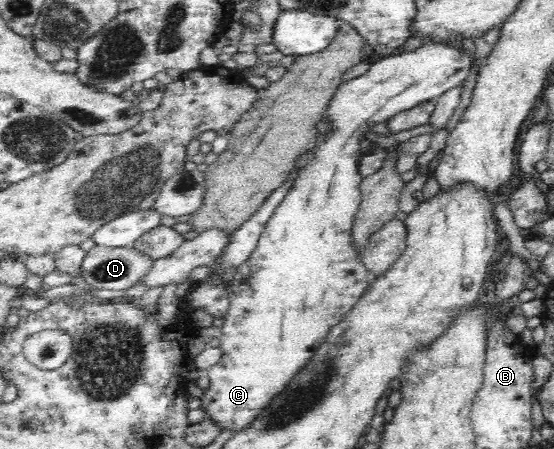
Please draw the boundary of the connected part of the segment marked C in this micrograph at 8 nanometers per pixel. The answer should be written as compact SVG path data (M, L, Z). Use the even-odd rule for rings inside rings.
M438 41L435 43L426 42L420 45L420 48L410 50L410 52L402 52L402 54L396 54L396 56L390 55L387 57L378 58L376 62L370 63L368 70L357 76L352 80L343 80L336 89L336 92L332 95L332 98L328 101L328 106L325 108L324 121L330 126L330 132L317 132L313 145L308 147L301 155L296 159L293 164L293 170L291 172L291 185L289 186L288 192L284 195L284 198L280 201L280 204L276 208L276 211L272 213L272 217L266 222L265 228L262 231L262 235L258 240L258 245L253 250L252 255L244 263L237 266L237 272L234 279L229 284L230 294L230 306L226 316L224 316L224 322L221 326L222 334L219 336L221 342L219 348L223 351L223 356L220 364L212 366L206 371L206 375L209 377L210 386L204 390L204 394L200 400L202 402L202 410L204 410L205 416L210 417L218 421L218 425L222 425L222 428L237 431L239 428L244 428L249 422L252 422L257 412L260 412L267 404L268 401L277 392L283 389L283 386L304 366L304 363L308 362L312 358L313 353L316 352L318 346L322 344L324 337L328 334L328 331L336 326L343 318L346 313L356 304L356 301L364 295L364 292L370 286L369 271L360 261L359 256L352 247L352 226L356 212L359 210L359 204L361 203L361 190L360 184L364 180L365 176L360 173L360 148L362 148L362 142L366 140L366 136L370 132L374 132L372 128L378 126L378 124L387 124L388 120L399 115L401 112L412 110L424 102L428 102L432 99L438 99L440 96L446 94L449 90L461 86L462 82L468 78L470 70L472 70L472 64L476 60L476 55L472 54L470 50L466 50L459 43L444 43L444 41Z

